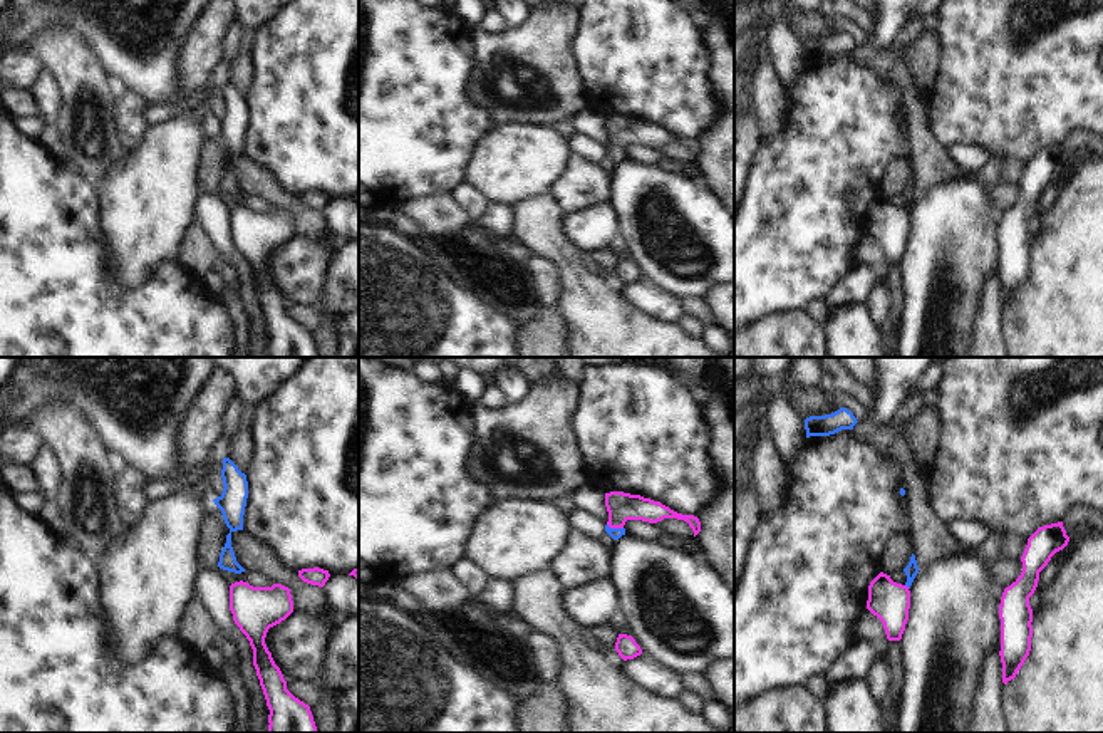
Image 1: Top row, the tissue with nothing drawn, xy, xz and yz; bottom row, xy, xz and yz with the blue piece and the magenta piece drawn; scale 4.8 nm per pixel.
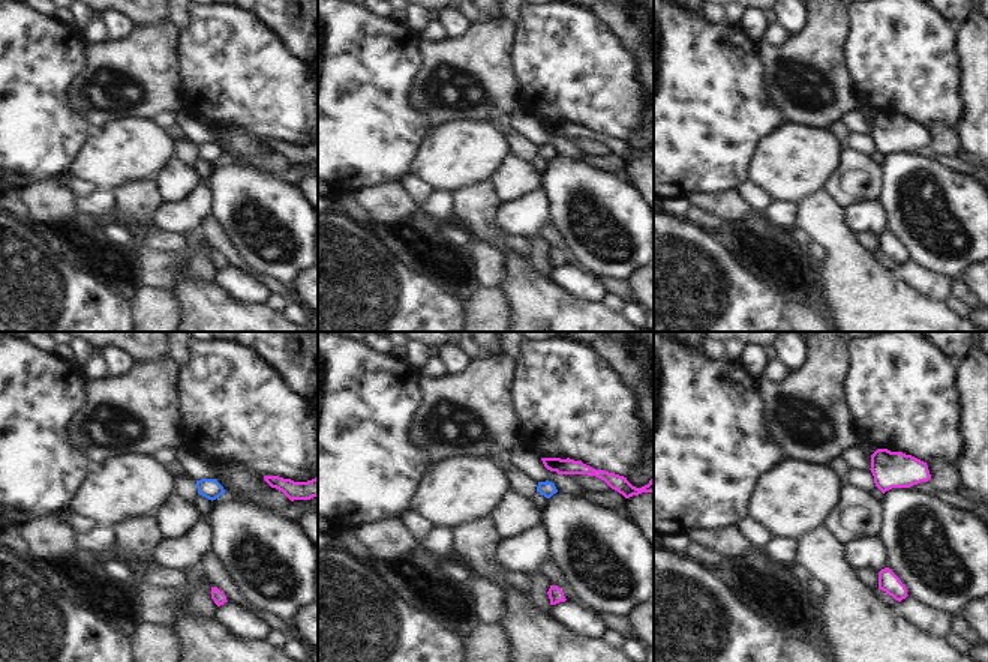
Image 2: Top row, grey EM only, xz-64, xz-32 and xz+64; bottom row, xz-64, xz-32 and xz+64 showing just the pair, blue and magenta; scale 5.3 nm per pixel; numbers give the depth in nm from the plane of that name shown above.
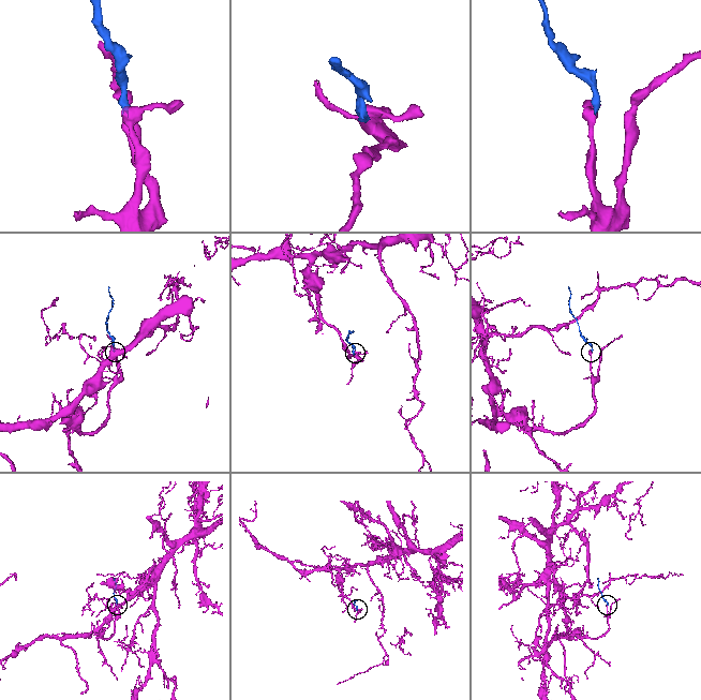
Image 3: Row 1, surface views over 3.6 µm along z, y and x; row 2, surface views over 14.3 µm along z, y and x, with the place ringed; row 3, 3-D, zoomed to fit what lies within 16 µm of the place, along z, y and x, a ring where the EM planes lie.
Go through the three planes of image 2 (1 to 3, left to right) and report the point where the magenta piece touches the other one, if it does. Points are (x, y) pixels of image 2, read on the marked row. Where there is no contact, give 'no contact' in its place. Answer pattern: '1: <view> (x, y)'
1: no contact
2: no contact
3: no contact

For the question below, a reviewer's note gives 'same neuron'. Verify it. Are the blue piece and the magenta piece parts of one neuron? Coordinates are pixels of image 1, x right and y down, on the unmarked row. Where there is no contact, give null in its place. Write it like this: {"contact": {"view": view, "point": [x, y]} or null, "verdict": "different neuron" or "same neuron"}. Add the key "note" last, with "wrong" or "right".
{"contact": {"view": "xz", "point": [616, 153]}, "verdict": "same neuron", "note": "right"}

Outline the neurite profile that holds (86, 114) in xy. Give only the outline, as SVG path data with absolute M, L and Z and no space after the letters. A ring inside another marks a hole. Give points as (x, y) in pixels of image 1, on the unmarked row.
M44 30L22 49L37 55L62 94L55 124L65 164L85 179L102 179L124 153L112 133L116 87L107 72L70 30Z

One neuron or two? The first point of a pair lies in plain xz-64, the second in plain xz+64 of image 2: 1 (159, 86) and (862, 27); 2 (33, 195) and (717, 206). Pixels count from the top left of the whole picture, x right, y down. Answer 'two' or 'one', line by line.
1: two
2: one

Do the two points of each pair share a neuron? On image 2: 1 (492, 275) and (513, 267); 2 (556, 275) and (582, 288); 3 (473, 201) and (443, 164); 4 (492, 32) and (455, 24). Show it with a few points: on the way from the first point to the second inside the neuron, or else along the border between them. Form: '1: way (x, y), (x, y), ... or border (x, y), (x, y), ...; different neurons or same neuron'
1: border (502, 252), (504, 281), (499, 287); different neurons
2: way (562, 276), (576, 282); same neuron
3: border (488, 179), (468, 183), (450, 192); different neurons
4: border (471, 23), (461, 35), (447, 39); different neurons

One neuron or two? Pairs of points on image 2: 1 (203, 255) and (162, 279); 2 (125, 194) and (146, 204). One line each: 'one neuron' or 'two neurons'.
1: two neurons
2: one neuron

